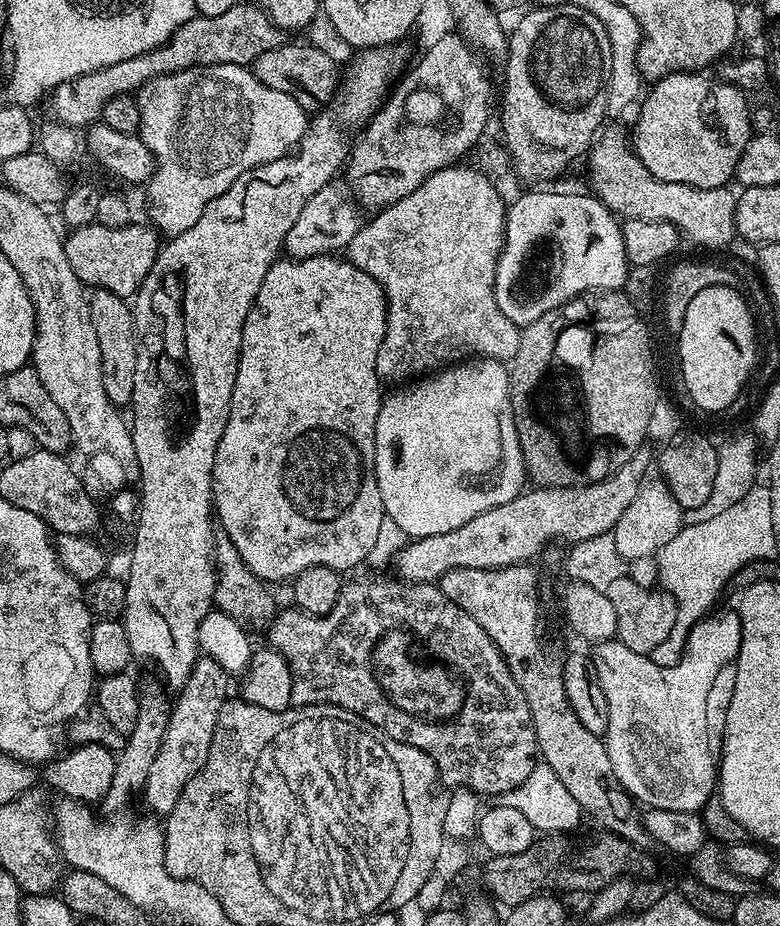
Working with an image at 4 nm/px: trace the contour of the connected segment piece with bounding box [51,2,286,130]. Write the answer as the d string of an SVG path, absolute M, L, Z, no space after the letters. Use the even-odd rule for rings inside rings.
M238 2L230 6L226 14L213 16L197 14L153 52L147 52L138 58L126 58L122 62L114 62L114 66L99 68L90 74L79 76L77 80L69 80L67 84L58 85L51 93L53 112L51 115L61 124L80 130L100 120L100 112L106 106L106 102L110 102L110 98L135 94L155 76L165 76L187 68L209 68L215 64L248 66L258 58L258 54L274 50L279 44L285 43L285 40L285 29L279 28L256 2L252 4Z

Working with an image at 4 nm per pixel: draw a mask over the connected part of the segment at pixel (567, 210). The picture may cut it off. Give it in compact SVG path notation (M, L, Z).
M528 190L525 196L518 197L513 204L511 201L504 214L504 245L498 258L498 270L494 274L494 298L498 302L498 310L502 310L502 314L506 314L506 318L510 318L510 322L514 322L518 326L532 326L543 321L544 315L547 317L560 305L568 300L573 300L576 296L593 294L592 292L612 292L615 288L623 289L630 267L626 258L626 246L622 246L621 221L615 212L610 211L601 200L596 199L592 194L579 196L576 192L544 191L548 190Z

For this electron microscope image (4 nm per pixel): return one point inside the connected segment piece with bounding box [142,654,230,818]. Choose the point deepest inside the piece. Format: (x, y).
(186, 745)

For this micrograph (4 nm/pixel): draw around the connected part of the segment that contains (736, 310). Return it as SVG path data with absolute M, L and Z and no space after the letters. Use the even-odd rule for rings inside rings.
M714 285L709 286L706 290L701 290L693 299L690 301L690 306L686 309L685 321L682 322L682 328L678 335L678 341L680 341L680 375L679 379L686 384L686 390L689 391L689 398L692 399L693 405L698 409L701 408L704 412L721 412L725 411L725 403L730 399L730 394L738 394L742 391L742 384L740 384L740 380L744 380L748 376L748 371L751 370L752 367L754 369L758 364L758 354L756 356L756 326L758 330L758 324L755 320L752 321L752 316L754 317L753 309L750 307L749 301L747 299L744 300L743 295L739 291L736 291L732 288L727 288L724 285Z

